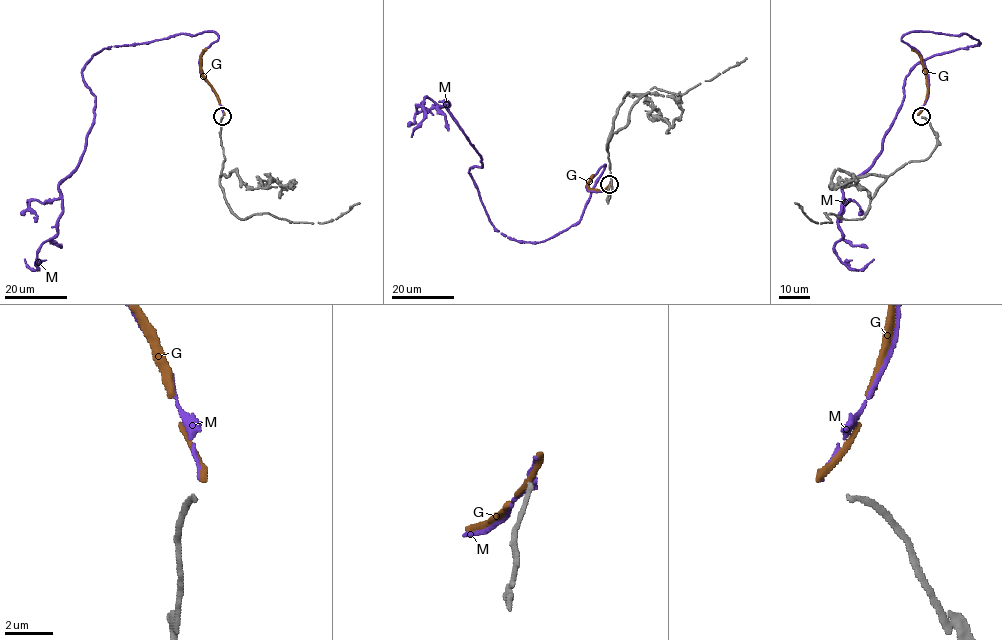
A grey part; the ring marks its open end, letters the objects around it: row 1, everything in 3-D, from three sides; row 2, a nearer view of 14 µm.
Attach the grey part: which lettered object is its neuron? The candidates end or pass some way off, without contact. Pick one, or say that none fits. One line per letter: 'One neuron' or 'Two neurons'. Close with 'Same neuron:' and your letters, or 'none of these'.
G: Two neurons
M: One neuron
Same neuron: M

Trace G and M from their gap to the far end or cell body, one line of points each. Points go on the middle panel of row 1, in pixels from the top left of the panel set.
G: (610, 182), (603, 190), (591, 189), (588, 183), (592, 174)
M: (610, 181), (587, 189), (604, 164), (581, 218), (520, 242), (489, 219), (447, 102), (426, 97), (411, 136)

